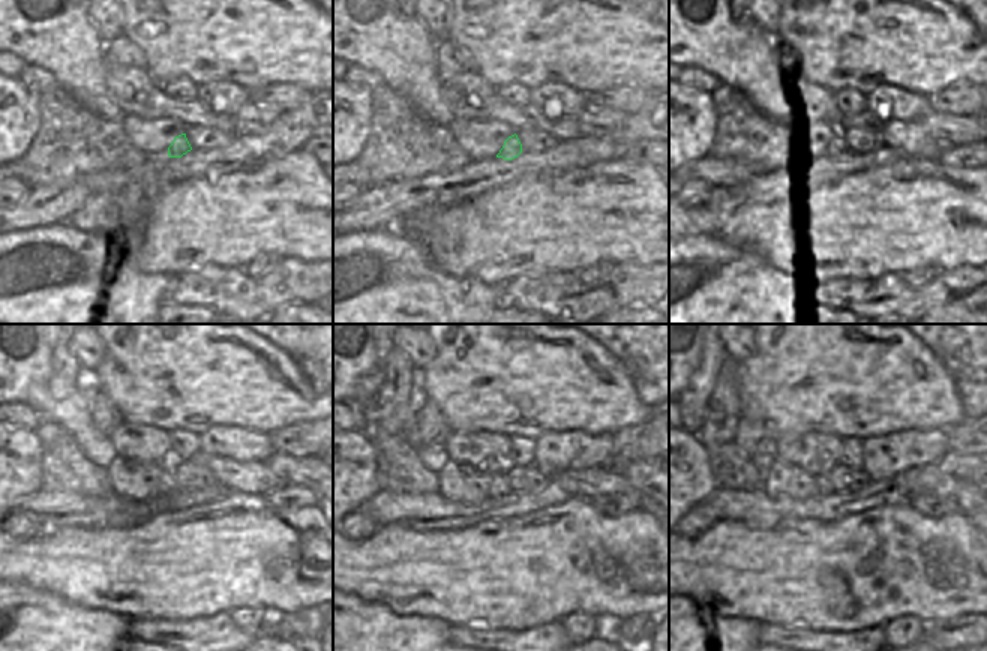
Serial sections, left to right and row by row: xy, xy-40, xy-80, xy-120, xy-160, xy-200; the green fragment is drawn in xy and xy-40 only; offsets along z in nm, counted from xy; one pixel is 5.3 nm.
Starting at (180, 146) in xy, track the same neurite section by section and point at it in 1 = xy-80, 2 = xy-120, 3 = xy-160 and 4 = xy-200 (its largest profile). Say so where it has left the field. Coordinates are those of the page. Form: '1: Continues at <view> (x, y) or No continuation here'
1: Continues at xy-80 (840, 147)
2: Continues at xy-120 (167, 485)
3: Continues at xy-160 (498, 486)
4: Continues at xy-200 (824, 488).

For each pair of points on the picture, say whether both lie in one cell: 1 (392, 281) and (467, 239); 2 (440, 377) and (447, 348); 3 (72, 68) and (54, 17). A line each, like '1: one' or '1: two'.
1: two
2: one
3: one

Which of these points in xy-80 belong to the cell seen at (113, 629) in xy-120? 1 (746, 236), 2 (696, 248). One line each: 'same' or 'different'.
1: different
2: same

